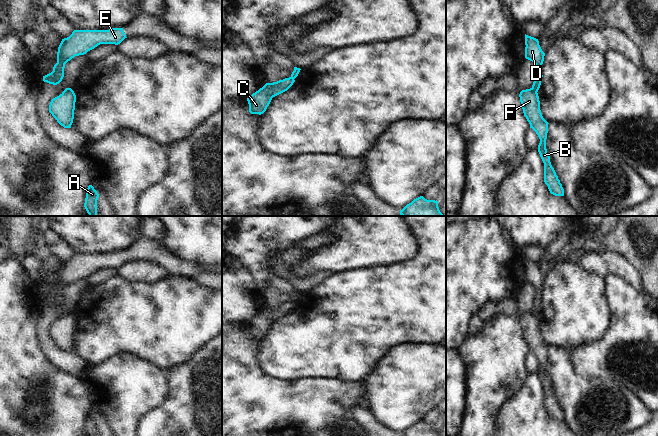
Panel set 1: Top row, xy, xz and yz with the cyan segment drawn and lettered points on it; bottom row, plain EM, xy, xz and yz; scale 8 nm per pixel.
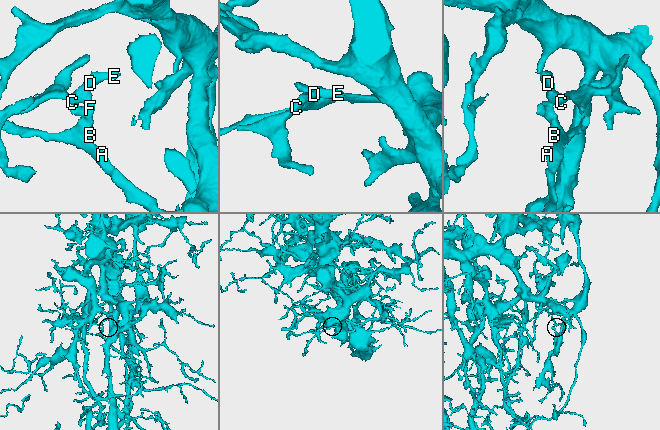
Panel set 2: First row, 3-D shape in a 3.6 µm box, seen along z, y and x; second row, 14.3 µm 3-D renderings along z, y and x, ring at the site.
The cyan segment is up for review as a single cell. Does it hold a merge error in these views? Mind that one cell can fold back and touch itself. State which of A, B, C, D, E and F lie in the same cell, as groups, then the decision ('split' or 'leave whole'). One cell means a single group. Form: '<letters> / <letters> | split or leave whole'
A B F / C D E | split

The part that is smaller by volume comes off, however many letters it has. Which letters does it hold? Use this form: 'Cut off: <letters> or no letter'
Cut off: C, D, E.

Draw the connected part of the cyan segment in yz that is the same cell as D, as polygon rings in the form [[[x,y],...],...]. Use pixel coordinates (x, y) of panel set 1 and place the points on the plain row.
[[[525,258],[525,282],[532,285],[535,288],[536,294],[534,299],[534,306],[532,314],[538,316],[542,299],[542,288],[544,285],[545,277],[542,275],[538,263]]]

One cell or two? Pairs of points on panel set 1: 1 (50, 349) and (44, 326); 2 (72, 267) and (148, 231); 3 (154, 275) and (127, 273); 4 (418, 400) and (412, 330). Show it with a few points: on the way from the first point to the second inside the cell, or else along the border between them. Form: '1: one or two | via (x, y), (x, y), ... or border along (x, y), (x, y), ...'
1: one | via (46, 343), (44, 332)
2: two | border along (141, 236), (147, 239), (162, 239)
3: one | via (147, 273), (134, 273)
4: two | border along (435, 343), (397, 343), (390, 348)

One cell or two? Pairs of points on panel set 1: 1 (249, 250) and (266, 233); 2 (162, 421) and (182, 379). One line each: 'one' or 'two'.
1: one
2: one

